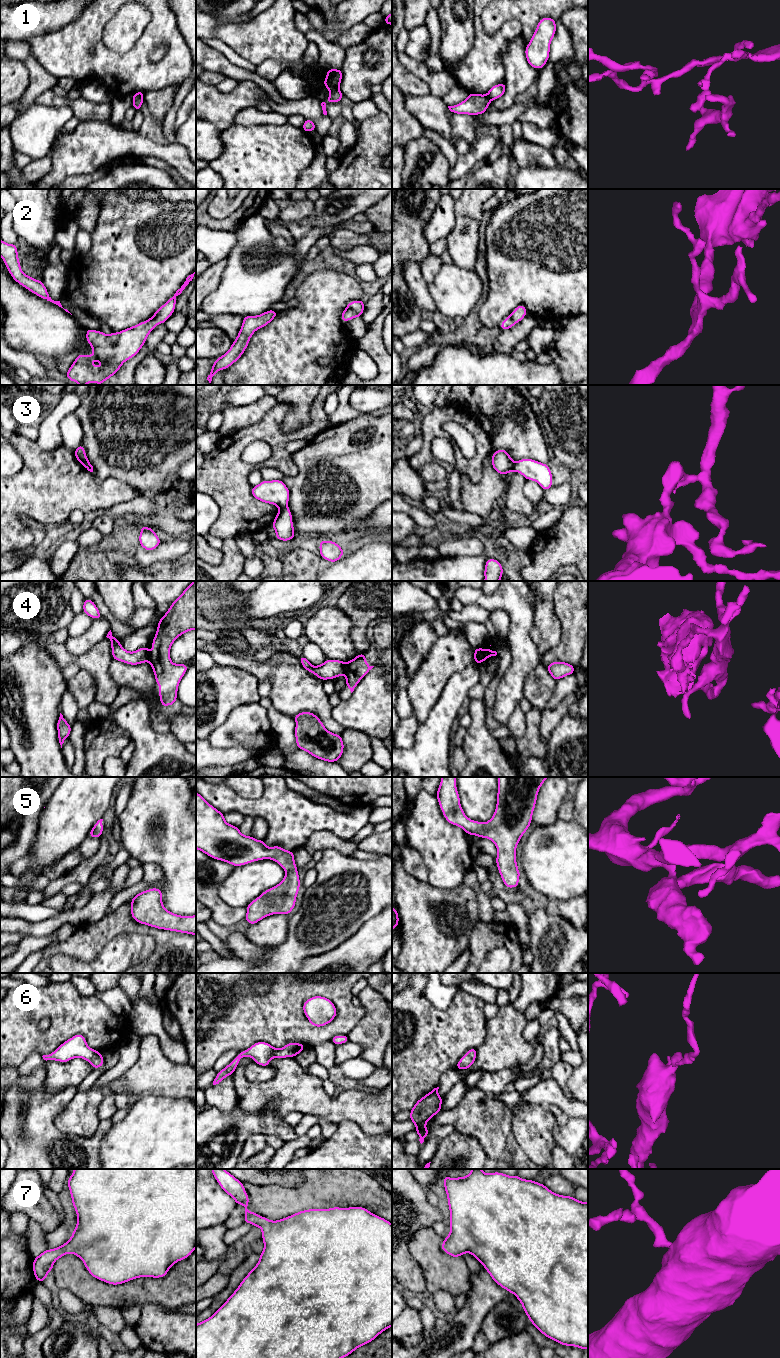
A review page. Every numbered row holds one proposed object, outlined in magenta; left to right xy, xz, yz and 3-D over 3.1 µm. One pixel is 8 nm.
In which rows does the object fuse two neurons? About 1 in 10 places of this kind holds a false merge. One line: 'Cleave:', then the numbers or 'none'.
Cleave: 1, 3, 4

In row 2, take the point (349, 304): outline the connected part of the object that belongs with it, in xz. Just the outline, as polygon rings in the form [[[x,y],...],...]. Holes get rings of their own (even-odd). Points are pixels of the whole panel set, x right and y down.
[[[364,300],[349,302],[341,314],[341,320],[347,322],[353,318],[361,317],[364,312],[364,307]]]

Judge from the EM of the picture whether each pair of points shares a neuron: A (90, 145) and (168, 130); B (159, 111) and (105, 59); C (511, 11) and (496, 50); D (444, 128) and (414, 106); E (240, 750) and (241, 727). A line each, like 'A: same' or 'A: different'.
A: different
B: different
C: different
D: same
E: different

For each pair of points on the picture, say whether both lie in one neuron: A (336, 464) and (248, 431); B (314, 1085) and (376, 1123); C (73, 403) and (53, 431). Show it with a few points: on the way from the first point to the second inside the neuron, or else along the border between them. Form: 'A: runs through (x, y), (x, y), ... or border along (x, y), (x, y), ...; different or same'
A: border along (291, 454), (291, 458), (297, 468), (295, 475); different
B: runs through (326, 1101), (331, 1106), (360, 1107); same
C: runs through (65, 407), (53, 419), (53, 423); same

